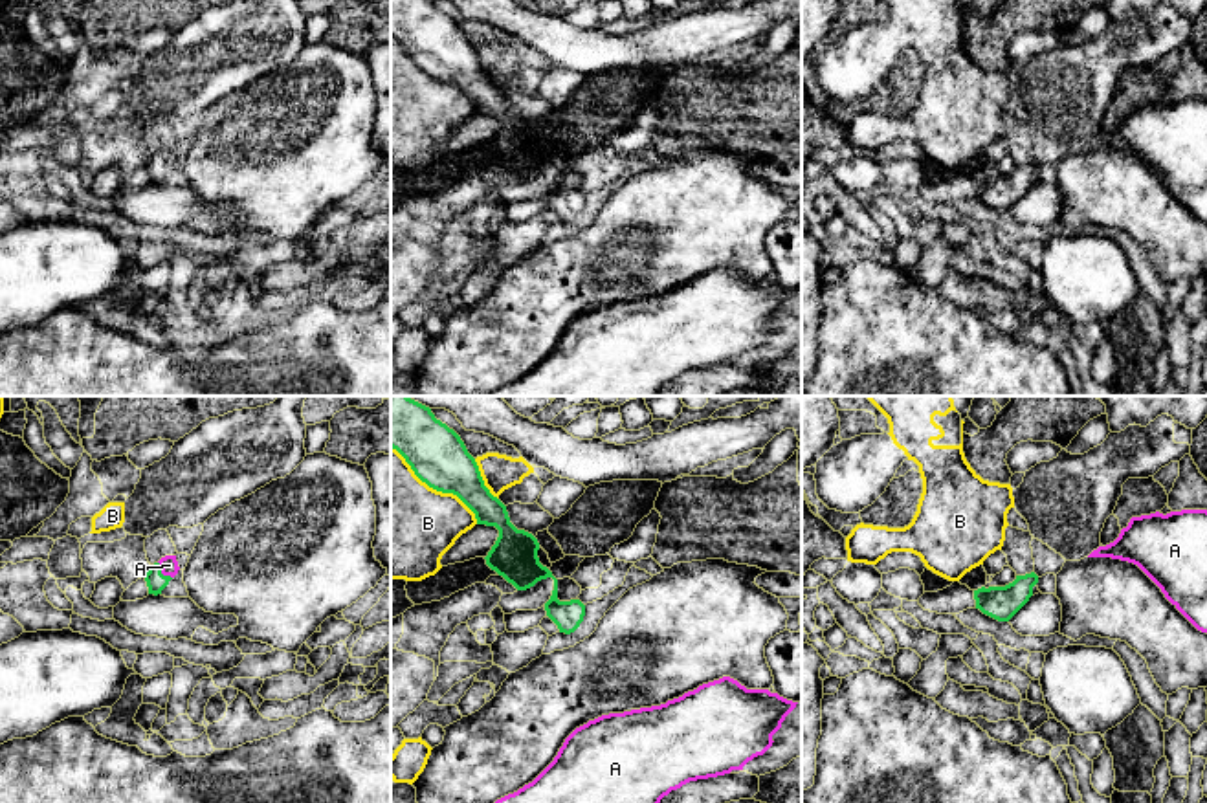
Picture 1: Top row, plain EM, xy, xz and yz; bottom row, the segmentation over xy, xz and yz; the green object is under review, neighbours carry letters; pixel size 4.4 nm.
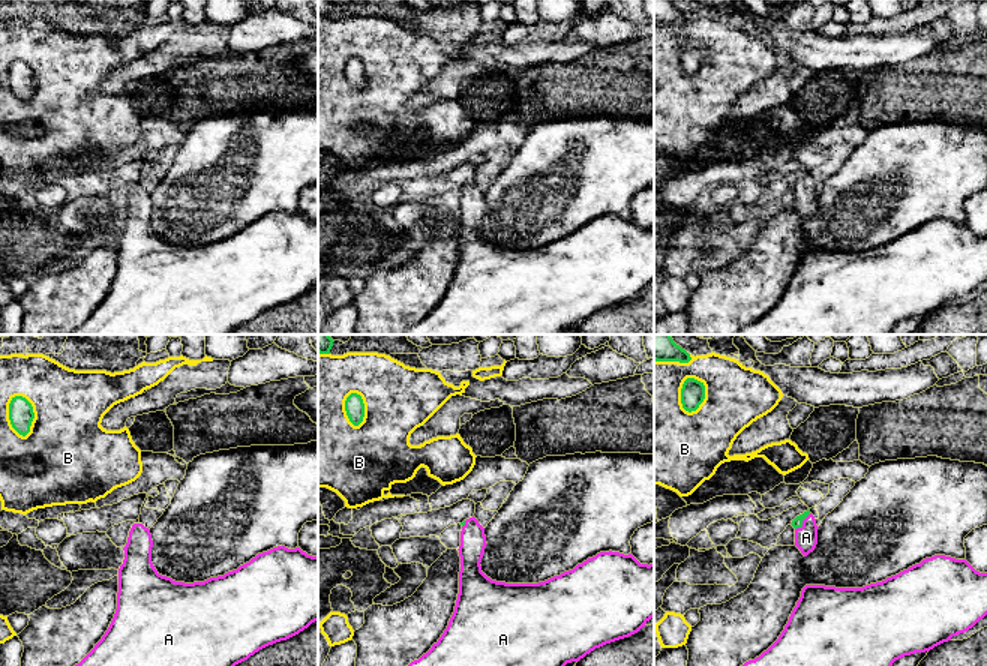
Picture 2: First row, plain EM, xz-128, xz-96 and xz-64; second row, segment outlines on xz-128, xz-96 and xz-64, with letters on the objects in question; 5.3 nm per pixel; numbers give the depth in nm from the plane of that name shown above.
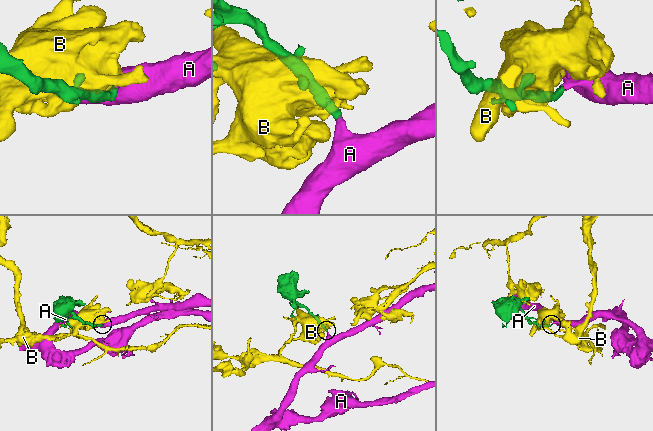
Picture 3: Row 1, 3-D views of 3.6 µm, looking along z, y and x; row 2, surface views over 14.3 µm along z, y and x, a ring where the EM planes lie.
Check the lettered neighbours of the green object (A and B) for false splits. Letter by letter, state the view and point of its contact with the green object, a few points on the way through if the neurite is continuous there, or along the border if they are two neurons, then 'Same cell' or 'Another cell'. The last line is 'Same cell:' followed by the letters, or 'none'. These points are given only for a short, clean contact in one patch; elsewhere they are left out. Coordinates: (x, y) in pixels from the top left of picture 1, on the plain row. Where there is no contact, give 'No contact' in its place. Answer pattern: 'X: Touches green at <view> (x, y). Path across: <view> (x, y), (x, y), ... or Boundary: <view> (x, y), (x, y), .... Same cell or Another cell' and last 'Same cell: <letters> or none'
A: Touches green at xy (160, 162). Path across: xy (156, 171), (160, 162), (169, 154). Same cell
B: Touches green at xz (435, 77). Another cell
Same cell: A

